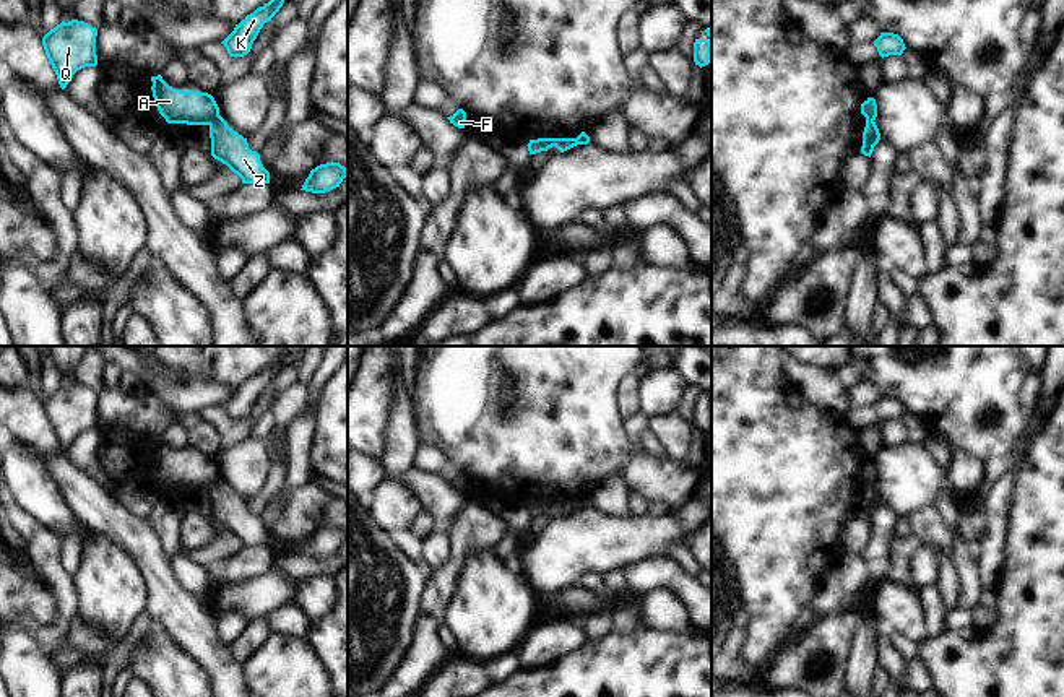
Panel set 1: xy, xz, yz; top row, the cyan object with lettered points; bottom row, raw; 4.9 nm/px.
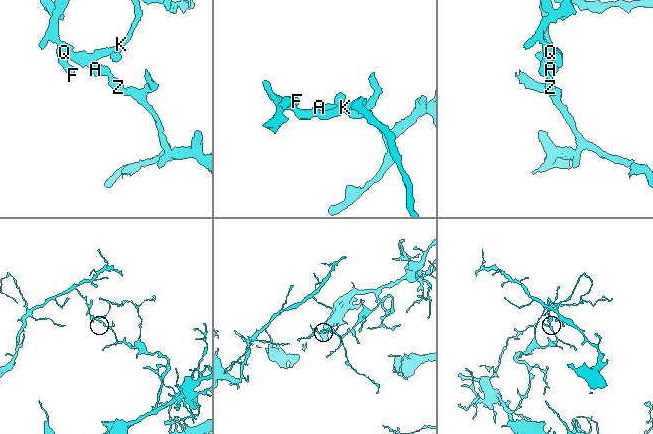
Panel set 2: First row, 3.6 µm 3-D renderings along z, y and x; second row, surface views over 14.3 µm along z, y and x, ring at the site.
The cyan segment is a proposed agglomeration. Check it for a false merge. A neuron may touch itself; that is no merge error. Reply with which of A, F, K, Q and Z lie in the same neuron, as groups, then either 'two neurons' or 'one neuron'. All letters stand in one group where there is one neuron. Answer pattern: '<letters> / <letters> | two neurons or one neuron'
A F K Q / Z | two neurons

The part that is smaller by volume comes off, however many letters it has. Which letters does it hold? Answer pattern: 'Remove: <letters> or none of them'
Remove: A, F, K, Q

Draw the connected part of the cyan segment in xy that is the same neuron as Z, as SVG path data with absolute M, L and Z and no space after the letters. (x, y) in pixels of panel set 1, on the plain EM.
M218 479L210 487L211 520L226 528L242 543L242 548L270 548L270 536L263 531L260 518L249 512L247 502L227 491Z

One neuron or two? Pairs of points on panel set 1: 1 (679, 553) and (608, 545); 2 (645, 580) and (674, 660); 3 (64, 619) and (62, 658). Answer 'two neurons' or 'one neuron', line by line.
1: two neurons
2: two neurons
3: two neurons

